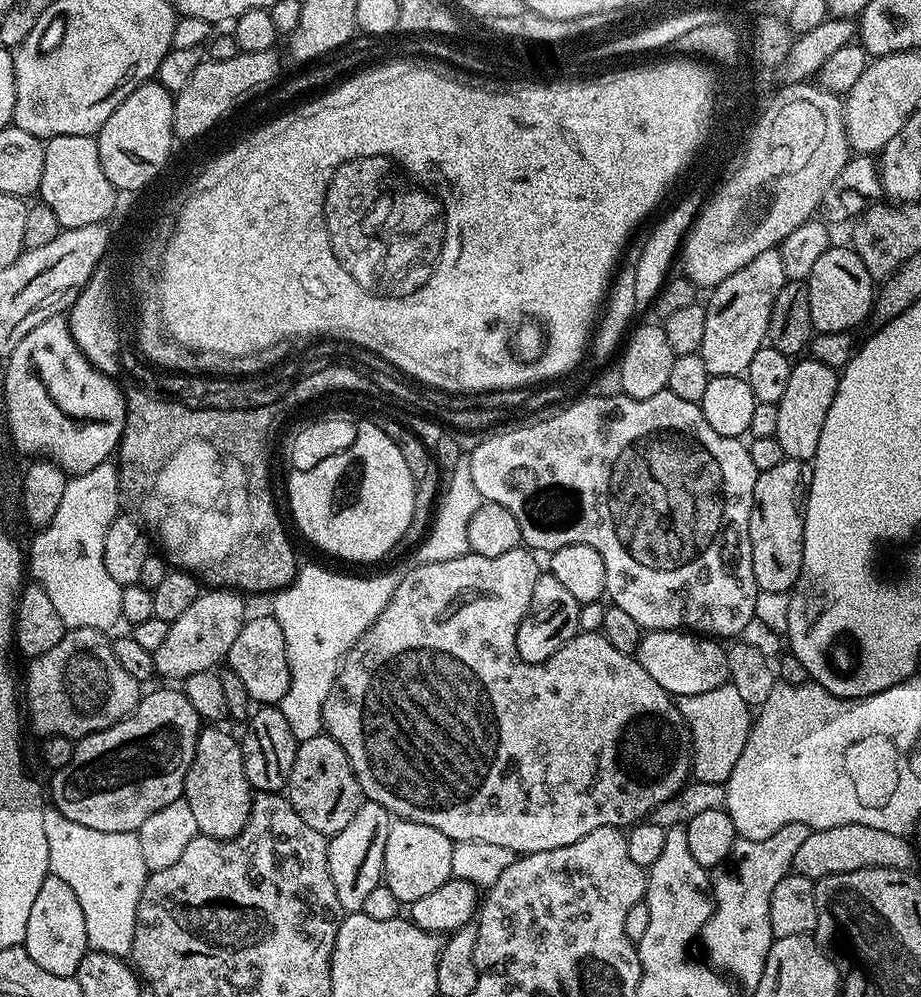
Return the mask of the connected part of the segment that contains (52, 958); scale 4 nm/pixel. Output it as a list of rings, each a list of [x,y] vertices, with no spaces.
[[[52,873],[43,880],[42,889],[38,890],[37,897],[30,906],[22,947],[42,970],[59,977],[75,977],[79,962],[90,950],[82,906],[79,905],[74,890]]]

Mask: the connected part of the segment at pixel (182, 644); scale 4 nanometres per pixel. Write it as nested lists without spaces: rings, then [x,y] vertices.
[[[227,588],[201,591],[200,597],[188,607],[186,614],[168,625],[162,646],[152,653],[156,672],[168,679],[165,681],[183,682],[190,674],[215,669],[216,663],[227,657],[230,646],[234,646],[238,630],[242,630],[246,619],[244,600],[241,593]]]

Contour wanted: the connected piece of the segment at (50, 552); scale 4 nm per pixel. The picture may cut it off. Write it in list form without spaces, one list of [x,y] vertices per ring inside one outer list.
[[[115,463],[99,464],[94,470],[86,470],[86,474],[69,479],[66,490],[62,490],[62,502],[58,510],[54,510],[54,518],[45,528],[39,529],[32,540],[32,549],[26,552],[26,564],[30,576],[35,583],[50,594],[50,602],[54,602],[59,616],[62,617],[65,629],[99,628],[109,630],[122,617],[122,585],[114,582],[110,574],[106,574],[106,562],[102,562],[102,546],[106,546],[106,530],[110,530],[110,522],[114,522],[121,511],[119,490],[120,473]]]

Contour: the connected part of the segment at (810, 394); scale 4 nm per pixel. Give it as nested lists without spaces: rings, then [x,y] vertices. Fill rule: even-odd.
[[[800,358],[793,363],[790,382],[775,405],[778,410],[778,430],[775,437],[787,459],[810,462],[816,456],[818,438],[822,438],[822,426],[826,422],[826,414],[830,414],[830,402],[834,402],[837,379],[837,369],[817,360]]]

